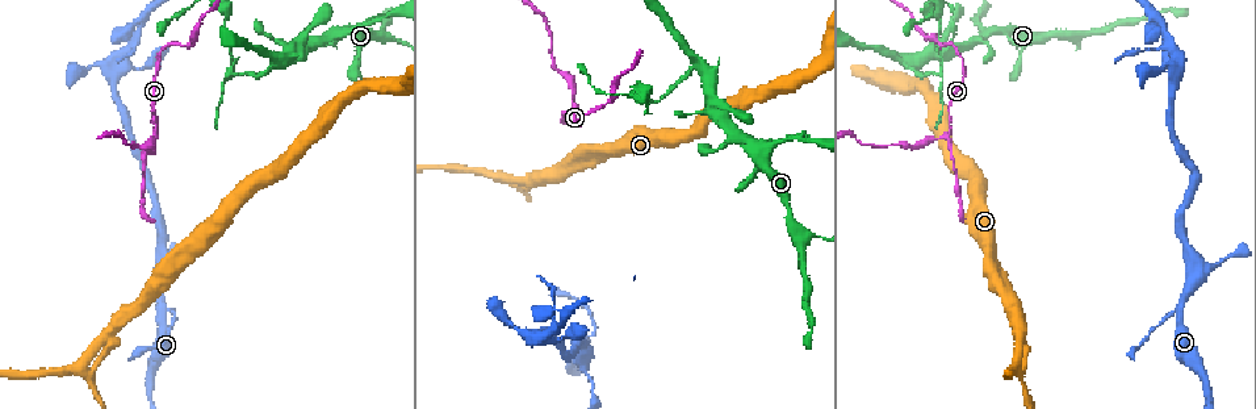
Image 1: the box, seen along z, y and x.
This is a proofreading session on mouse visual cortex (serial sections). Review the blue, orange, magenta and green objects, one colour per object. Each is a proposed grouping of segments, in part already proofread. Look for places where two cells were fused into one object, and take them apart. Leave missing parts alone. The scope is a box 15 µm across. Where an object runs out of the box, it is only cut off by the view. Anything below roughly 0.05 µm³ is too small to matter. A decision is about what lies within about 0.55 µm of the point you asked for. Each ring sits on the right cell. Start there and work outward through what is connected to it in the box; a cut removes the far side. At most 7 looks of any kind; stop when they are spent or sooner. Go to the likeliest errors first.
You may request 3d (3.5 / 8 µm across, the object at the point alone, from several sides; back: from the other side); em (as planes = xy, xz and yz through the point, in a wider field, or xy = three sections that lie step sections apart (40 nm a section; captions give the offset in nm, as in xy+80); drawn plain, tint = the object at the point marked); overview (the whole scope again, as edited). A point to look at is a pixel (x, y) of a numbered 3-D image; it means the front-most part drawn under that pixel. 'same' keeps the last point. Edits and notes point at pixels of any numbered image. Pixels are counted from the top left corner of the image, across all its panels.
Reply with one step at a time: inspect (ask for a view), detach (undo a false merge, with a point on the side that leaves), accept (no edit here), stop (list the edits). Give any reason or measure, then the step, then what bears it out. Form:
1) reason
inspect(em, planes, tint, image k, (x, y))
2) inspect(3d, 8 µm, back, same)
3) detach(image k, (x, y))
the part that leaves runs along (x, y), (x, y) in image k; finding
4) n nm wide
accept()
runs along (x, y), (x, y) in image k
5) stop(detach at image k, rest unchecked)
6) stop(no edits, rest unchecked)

abrupt turn
inspect(3d, 3.5 µm, image 1, (575, 108))

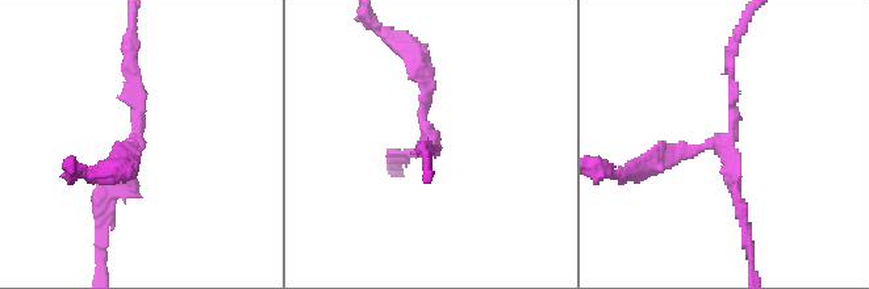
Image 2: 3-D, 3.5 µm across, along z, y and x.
3 arms; arms of 100, 150, 200 nm
inspect(em, xy, step 3, tint, image 2, (724, 139))

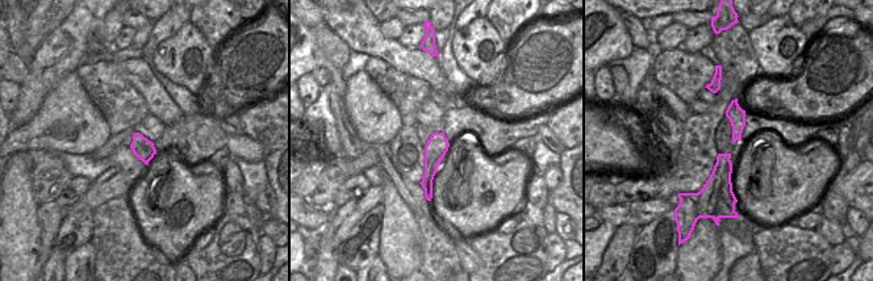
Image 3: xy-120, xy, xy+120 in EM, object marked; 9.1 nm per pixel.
inspect(em, planes, tint, same)

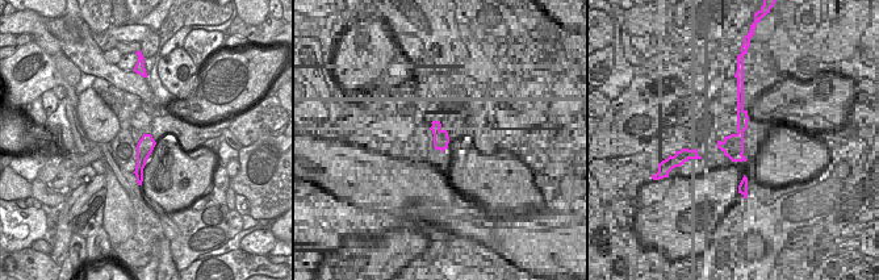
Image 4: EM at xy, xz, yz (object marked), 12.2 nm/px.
detach(image 2, (425, 100))
the part that leaves runs along (430, 139), (426, 79), (389, 34) in image 2; two cells meet here

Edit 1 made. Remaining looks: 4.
see it whole again
inspect(overview)

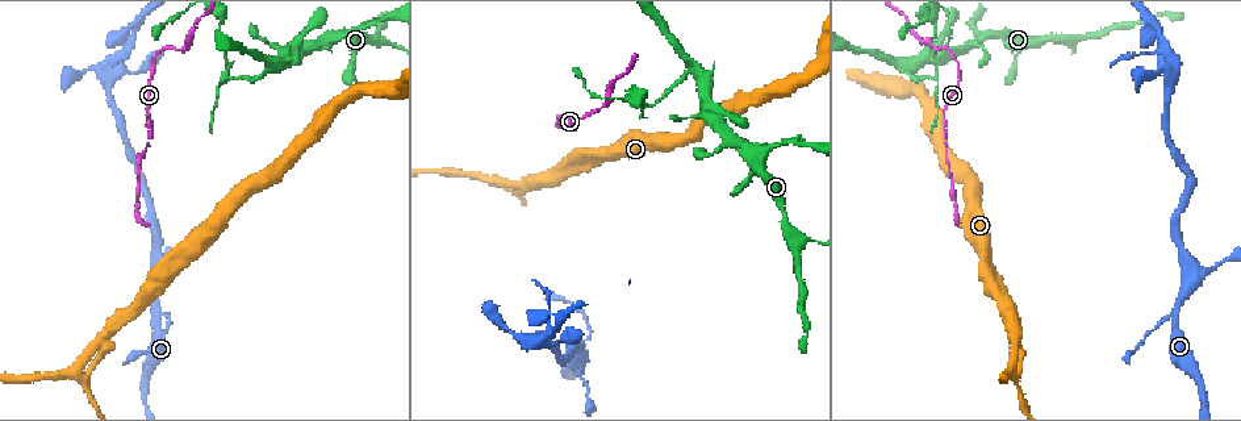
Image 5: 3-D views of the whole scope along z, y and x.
sharp bend
inspect(3d, 8 µm, image 5, (906, 66))

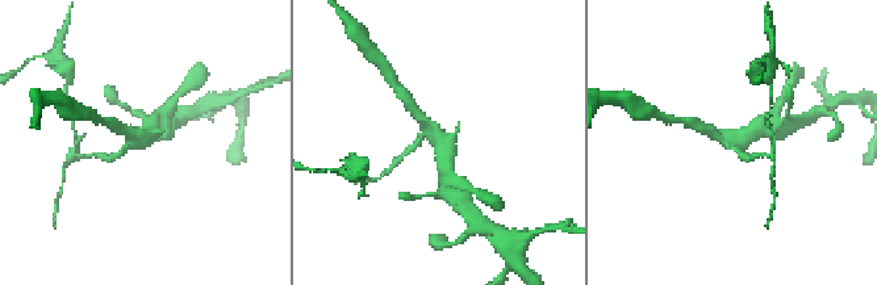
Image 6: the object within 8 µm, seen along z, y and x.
inspect(em, xy, step 2, tint, image 6, (439, 143))

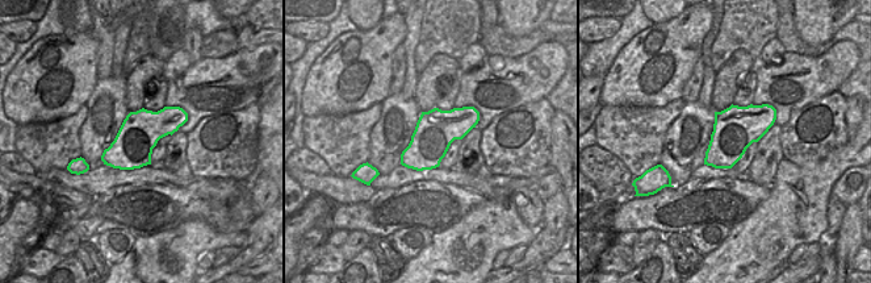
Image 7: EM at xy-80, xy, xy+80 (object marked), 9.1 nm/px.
accept()
all the same cell

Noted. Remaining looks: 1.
stop(detach at image 2, rest unchecked)

